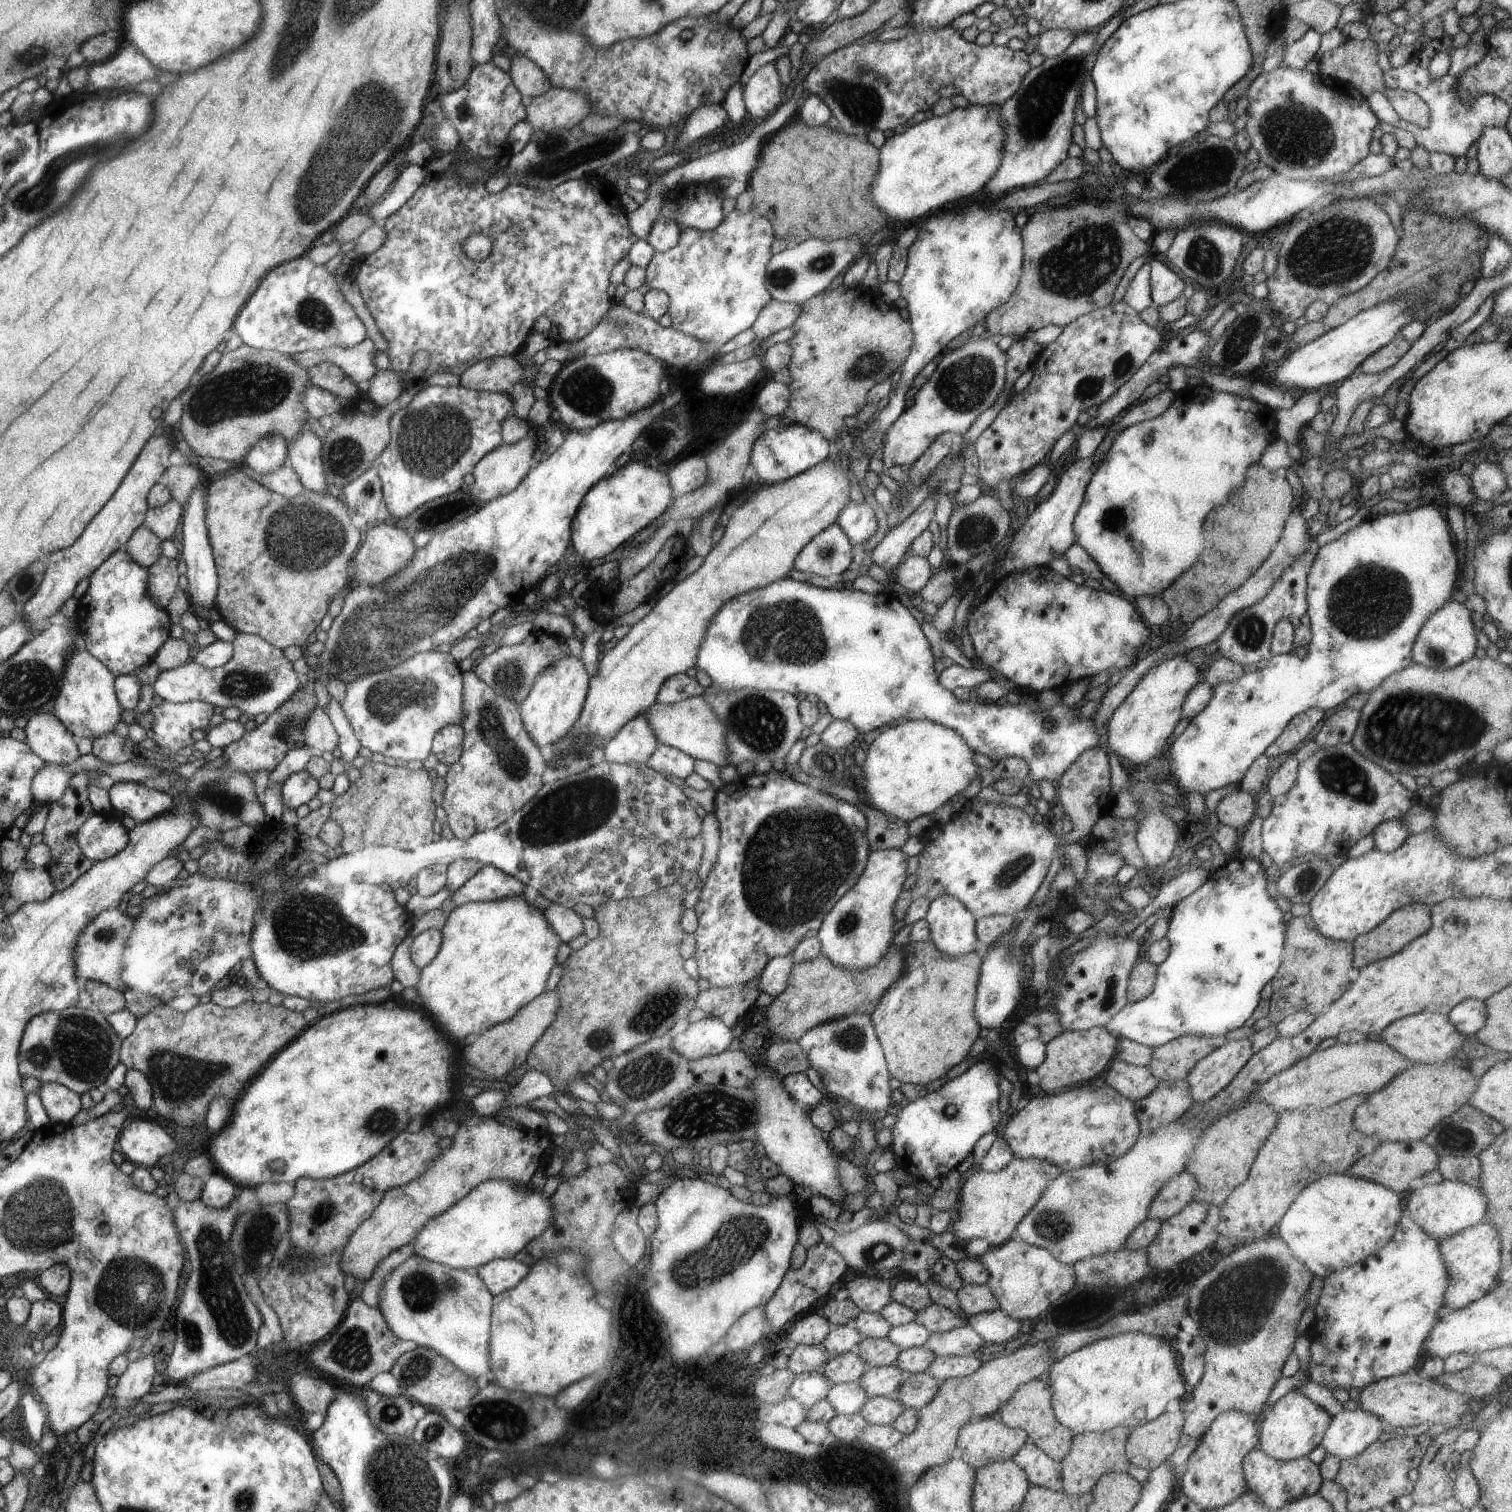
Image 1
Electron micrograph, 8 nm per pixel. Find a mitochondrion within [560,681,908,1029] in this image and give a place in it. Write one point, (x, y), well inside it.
(794, 862)

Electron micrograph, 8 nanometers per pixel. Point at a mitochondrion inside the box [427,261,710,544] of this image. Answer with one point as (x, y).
(586, 390)

